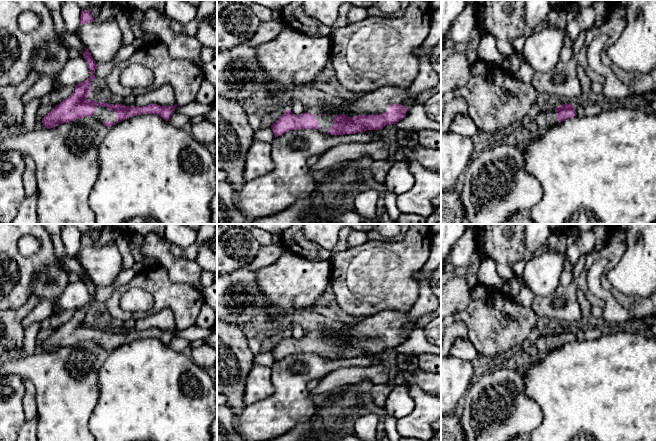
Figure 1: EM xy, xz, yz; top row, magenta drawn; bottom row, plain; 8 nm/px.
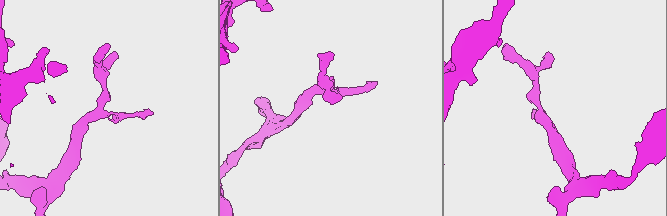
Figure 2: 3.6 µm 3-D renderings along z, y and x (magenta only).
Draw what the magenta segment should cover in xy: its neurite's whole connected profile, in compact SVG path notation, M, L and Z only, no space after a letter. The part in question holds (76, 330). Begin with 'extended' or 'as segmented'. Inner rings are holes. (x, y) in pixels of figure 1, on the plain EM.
extended; M87 272L83 277L91 300L75 309L75 314L71 320L56 329L43 343L44 352L51 353L60 348L75 345L86 340L94 340L103 346L108 352L116 347L119 347L129 341L141 338L157 338L164 344L168 345L170 340L174 337L177 328L174 330L160 330L157 328L149 328L143 331L124 330L122 328L107 328L106 326L96 326L88 324L90 317L90 307L95 303L95 294L97 289L93 284L91 277Z

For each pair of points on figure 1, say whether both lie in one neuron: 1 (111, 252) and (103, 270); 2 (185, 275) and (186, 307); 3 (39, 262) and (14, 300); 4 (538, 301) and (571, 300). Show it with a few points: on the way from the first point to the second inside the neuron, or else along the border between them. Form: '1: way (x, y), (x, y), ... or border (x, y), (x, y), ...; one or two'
1: way (108, 256), (103, 266); one
2: border (166, 268), (173, 281), (189, 283), (201, 292); two
3: way (30, 271), (20, 281), (14, 291); one
4: way (546, 301), (556, 295), (563, 295); one

